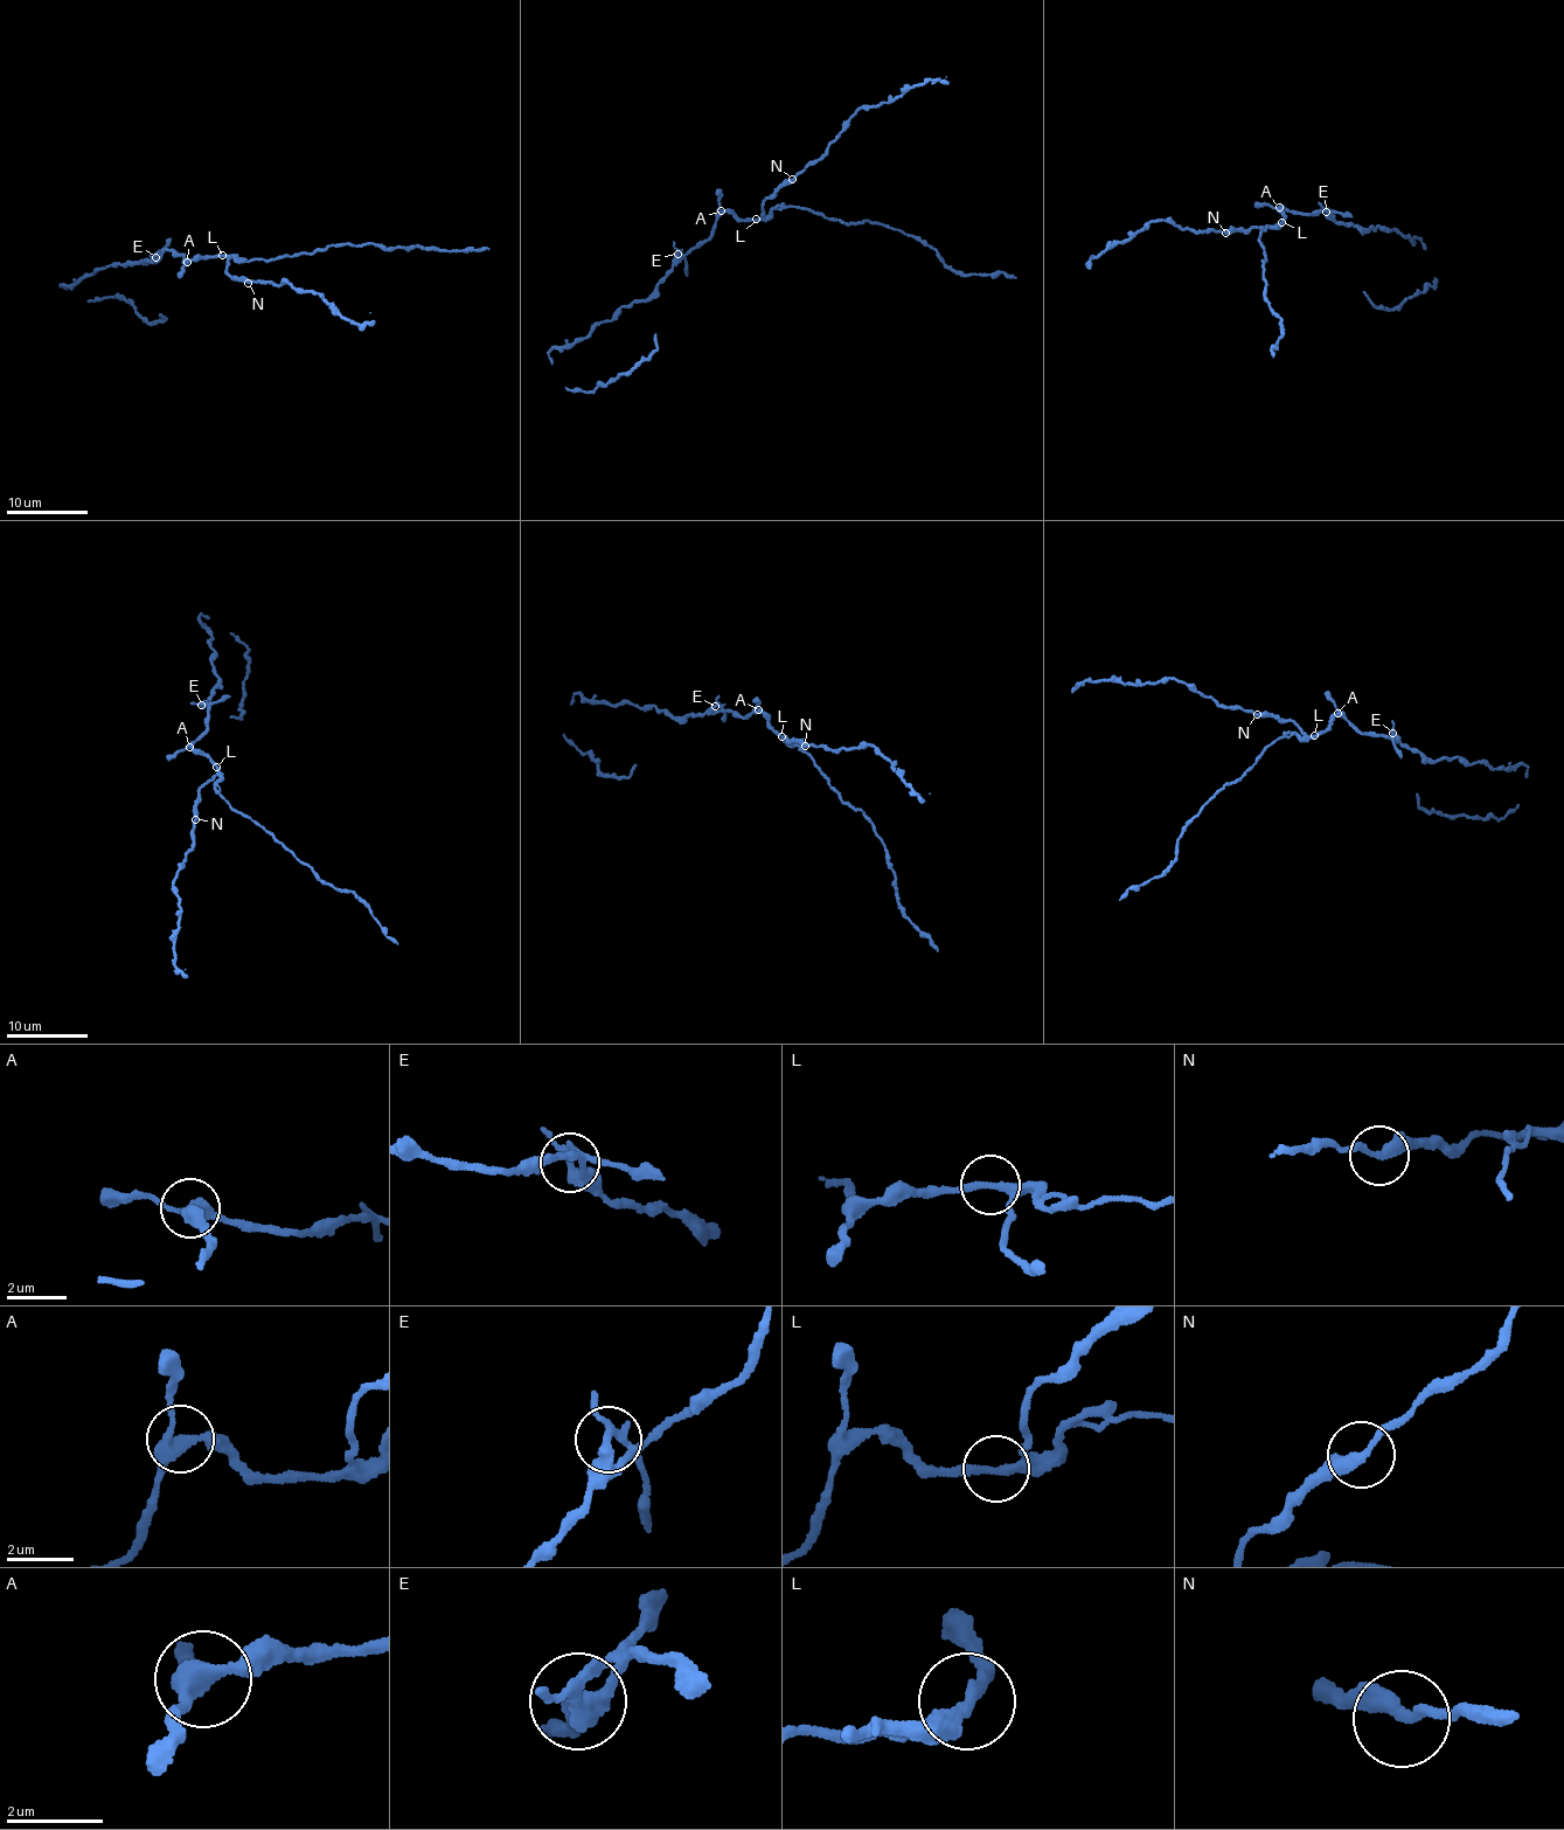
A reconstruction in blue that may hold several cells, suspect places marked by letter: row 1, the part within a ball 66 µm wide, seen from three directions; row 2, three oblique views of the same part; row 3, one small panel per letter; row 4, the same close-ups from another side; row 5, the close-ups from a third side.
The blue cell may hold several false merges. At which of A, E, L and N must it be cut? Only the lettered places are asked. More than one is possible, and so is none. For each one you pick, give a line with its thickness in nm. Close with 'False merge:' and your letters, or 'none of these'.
E: 280 nm
False merge: E

